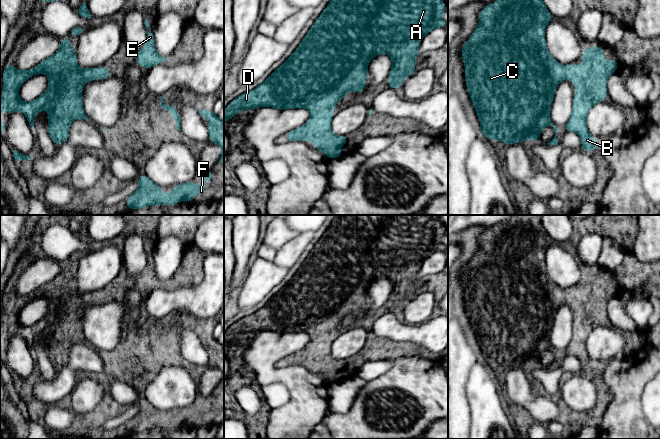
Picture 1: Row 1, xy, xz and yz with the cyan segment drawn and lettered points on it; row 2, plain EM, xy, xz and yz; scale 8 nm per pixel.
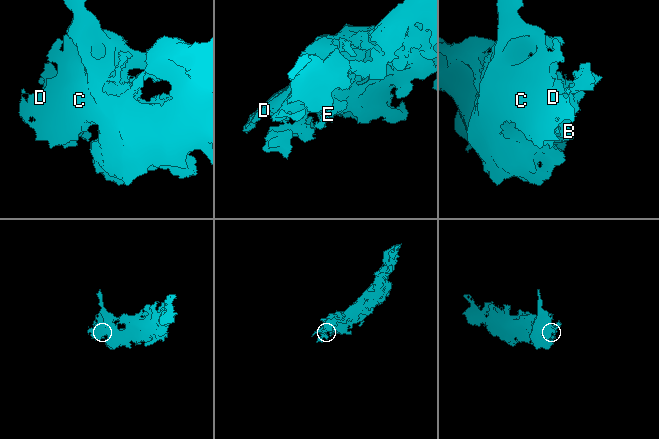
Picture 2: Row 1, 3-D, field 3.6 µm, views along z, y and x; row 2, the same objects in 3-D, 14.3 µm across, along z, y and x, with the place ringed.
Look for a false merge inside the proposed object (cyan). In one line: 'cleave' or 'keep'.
keep

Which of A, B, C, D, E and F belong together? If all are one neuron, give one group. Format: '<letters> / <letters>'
A B C D E F

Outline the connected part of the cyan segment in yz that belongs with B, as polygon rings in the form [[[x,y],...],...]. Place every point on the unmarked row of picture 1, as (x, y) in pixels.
[[[515,215],[506,222],[488,228],[479,237],[479,249],[463,268],[461,280],[465,289],[466,309],[481,348],[480,357],[489,364],[500,364],[507,370],[512,367],[521,367],[524,364],[540,366],[540,354],[552,350],[556,358],[547,369],[558,369],[557,356],[559,352],[551,346],[549,335],[560,305],[572,303],[576,319],[573,323],[571,342],[563,354],[578,357],[582,365],[581,374],[593,376],[597,367],[587,353],[586,340],[593,329],[603,327],[603,322],[609,320],[607,302],[617,294],[619,287],[612,282],[604,287],[603,271],[593,272],[588,269],[587,274],[581,279],[582,291],[572,288],[562,291],[550,279],[545,266],[545,252],[553,243],[543,227],[542,215]]]

